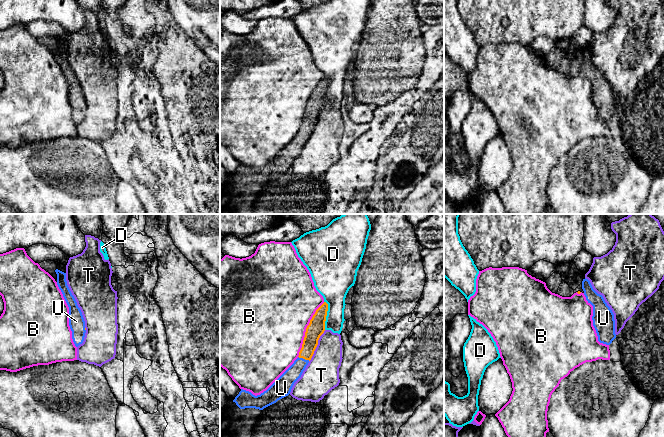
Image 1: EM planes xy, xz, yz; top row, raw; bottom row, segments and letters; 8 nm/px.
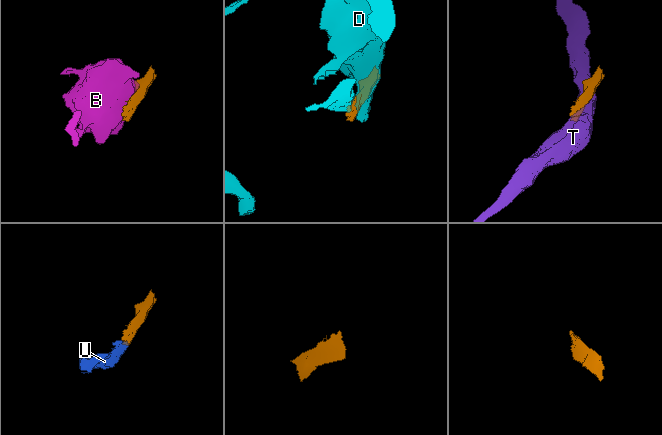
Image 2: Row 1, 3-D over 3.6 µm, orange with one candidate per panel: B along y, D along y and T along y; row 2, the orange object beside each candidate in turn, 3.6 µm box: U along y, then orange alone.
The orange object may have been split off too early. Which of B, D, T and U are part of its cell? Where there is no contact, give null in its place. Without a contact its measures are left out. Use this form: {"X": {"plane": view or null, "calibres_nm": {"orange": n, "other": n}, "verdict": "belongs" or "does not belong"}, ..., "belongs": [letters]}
{"B": {"plane": "xz", "calibres_nm": {"orange": 140, "other": 500}, "verdict": "does not belong"}, "D": {"plane": "xz", "calibres_nm": {"orange": 140, "other": 240}, "verdict": "does not belong"}, "T": {"plane": "xz", "calibres_nm": {"orange": 140, "other": 280}, "verdict": "does not belong"}, "U": {"plane": "xz", "calibres_nm": {"orange": 140, "other": 140}, "verdict": "belongs"}, "belongs": ["U"]}

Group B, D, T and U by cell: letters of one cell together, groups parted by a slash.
B / D / T / U

